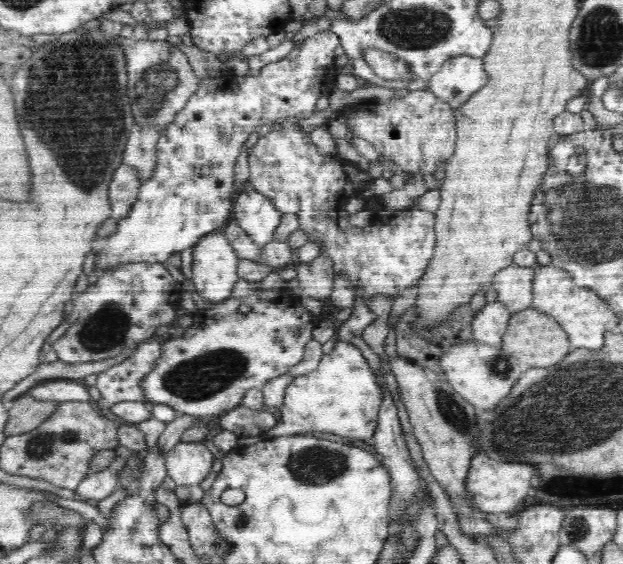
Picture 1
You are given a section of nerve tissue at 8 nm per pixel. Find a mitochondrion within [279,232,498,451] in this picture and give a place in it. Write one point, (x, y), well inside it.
(450, 410)

